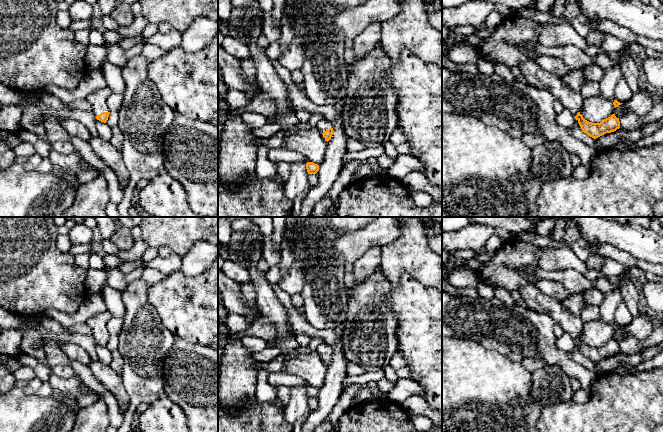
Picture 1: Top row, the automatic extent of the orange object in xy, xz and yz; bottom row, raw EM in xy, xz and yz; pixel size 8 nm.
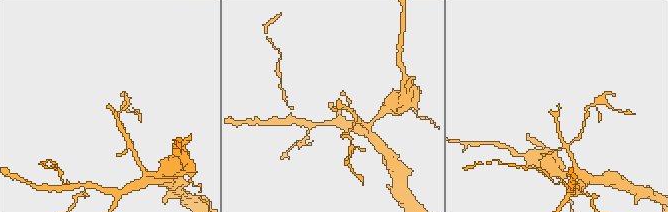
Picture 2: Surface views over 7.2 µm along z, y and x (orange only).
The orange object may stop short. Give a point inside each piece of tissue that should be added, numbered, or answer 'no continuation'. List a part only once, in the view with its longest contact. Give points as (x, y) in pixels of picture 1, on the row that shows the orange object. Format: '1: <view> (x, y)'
1: xy (98, 99)

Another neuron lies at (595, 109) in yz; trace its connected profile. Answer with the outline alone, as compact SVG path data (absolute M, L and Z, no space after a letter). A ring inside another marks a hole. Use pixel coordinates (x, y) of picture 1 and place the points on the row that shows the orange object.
M601 94L584 98L580 114L592 123L600 123L610 117L614 112L614 100L604 98Z

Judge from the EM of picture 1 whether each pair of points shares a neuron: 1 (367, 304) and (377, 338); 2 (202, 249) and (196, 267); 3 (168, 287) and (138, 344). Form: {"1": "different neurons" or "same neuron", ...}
{"1": "same neuron", "2": "same neuron", "3": "different neurons"}

